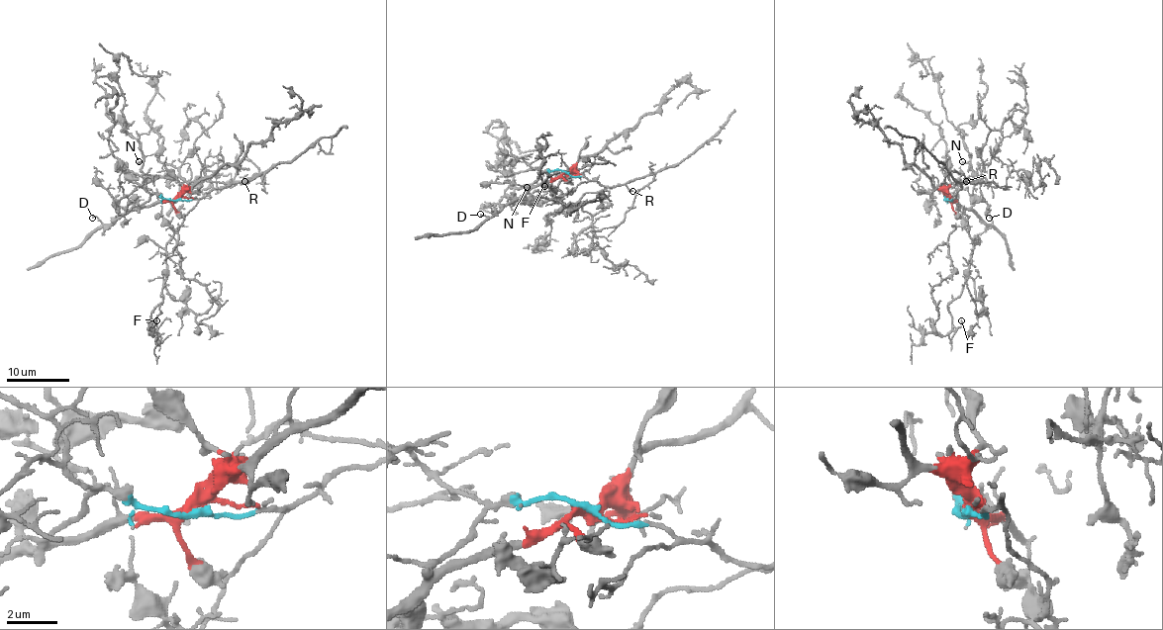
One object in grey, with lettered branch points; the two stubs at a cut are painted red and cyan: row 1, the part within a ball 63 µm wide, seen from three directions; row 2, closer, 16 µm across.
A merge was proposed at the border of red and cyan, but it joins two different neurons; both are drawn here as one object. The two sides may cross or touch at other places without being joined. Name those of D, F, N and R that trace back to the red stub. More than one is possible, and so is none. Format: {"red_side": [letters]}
{"red_side": ["D"]}

